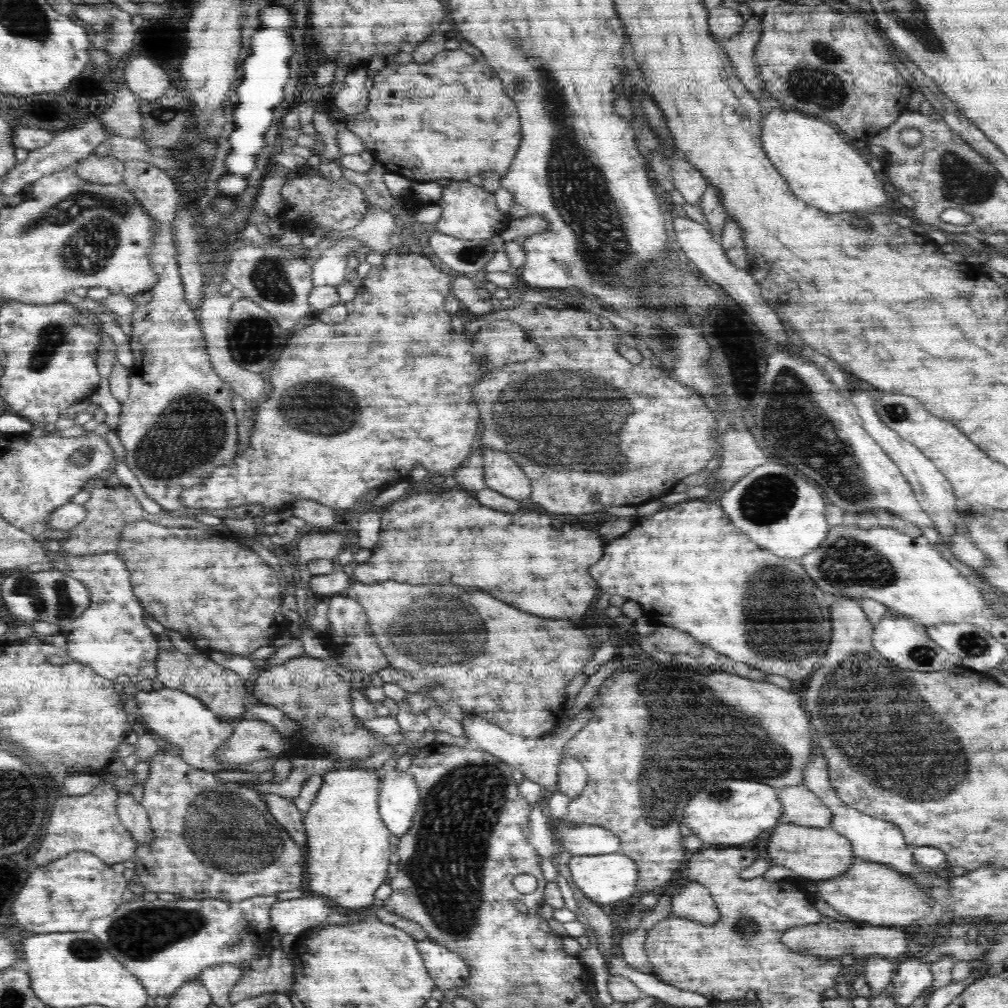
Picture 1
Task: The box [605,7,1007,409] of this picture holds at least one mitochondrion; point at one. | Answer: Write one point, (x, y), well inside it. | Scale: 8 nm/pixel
(819, 86)

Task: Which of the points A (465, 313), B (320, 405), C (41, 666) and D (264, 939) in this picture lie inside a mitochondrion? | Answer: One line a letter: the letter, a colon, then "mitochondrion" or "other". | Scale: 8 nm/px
A: other
B: mitochondrion
C: other
D: other

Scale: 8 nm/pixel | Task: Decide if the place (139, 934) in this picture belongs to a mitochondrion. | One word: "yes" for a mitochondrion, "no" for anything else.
yes

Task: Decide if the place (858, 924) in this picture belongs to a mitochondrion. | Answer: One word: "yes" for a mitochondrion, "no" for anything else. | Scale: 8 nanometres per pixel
no

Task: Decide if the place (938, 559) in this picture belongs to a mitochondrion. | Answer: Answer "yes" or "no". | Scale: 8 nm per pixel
no

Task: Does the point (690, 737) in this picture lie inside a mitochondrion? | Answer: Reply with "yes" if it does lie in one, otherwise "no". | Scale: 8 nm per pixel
yes

